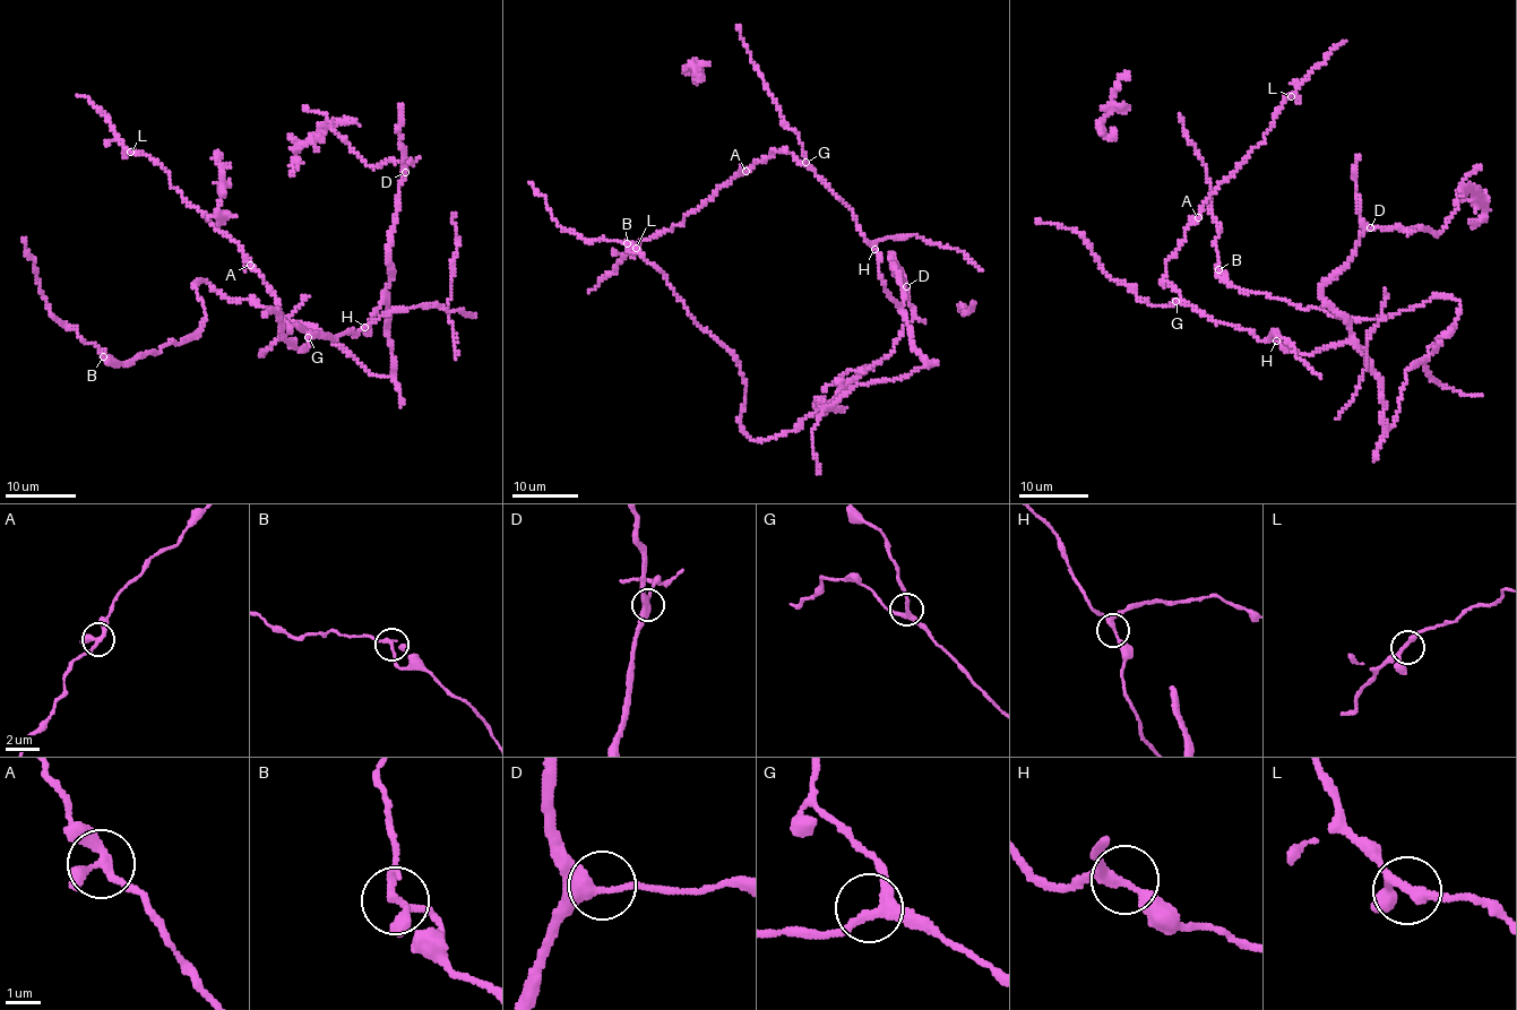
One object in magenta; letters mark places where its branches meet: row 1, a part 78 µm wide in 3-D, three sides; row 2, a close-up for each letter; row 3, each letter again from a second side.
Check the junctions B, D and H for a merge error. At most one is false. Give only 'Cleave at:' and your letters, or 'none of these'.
Cleave at: none of these

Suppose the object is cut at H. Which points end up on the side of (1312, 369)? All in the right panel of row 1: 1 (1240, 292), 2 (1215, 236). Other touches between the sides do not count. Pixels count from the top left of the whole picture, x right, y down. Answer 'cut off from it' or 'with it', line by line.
1: cut off from it
2: cut off from it

